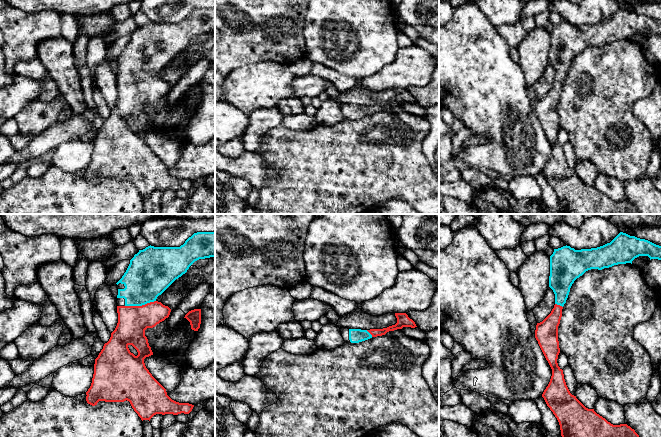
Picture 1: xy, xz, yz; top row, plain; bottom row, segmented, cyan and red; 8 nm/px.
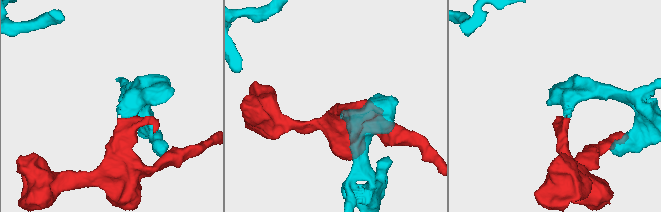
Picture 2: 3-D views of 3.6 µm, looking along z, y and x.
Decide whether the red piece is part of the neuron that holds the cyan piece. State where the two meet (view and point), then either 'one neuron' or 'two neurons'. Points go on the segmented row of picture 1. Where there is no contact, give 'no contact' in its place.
contact xy (140, 305); one neuron

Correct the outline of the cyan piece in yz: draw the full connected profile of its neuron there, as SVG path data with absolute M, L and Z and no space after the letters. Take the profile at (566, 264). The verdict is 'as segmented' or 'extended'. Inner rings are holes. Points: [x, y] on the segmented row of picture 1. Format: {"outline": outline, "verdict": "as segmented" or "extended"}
{"outline": "M620 232L603 246L575 250L566 245L554 249L550 256L549 287L555 294L555 305L551 313L537 323L535 338L552 369L542 397L559 422L562 438L640 438L627 424L613 425L594 409L586 408L570 393L563 370L557 363L560 353L558 326L574 281L588 270L632 264L639 256L661 260L661 246Z", "verdict": "extended"}

